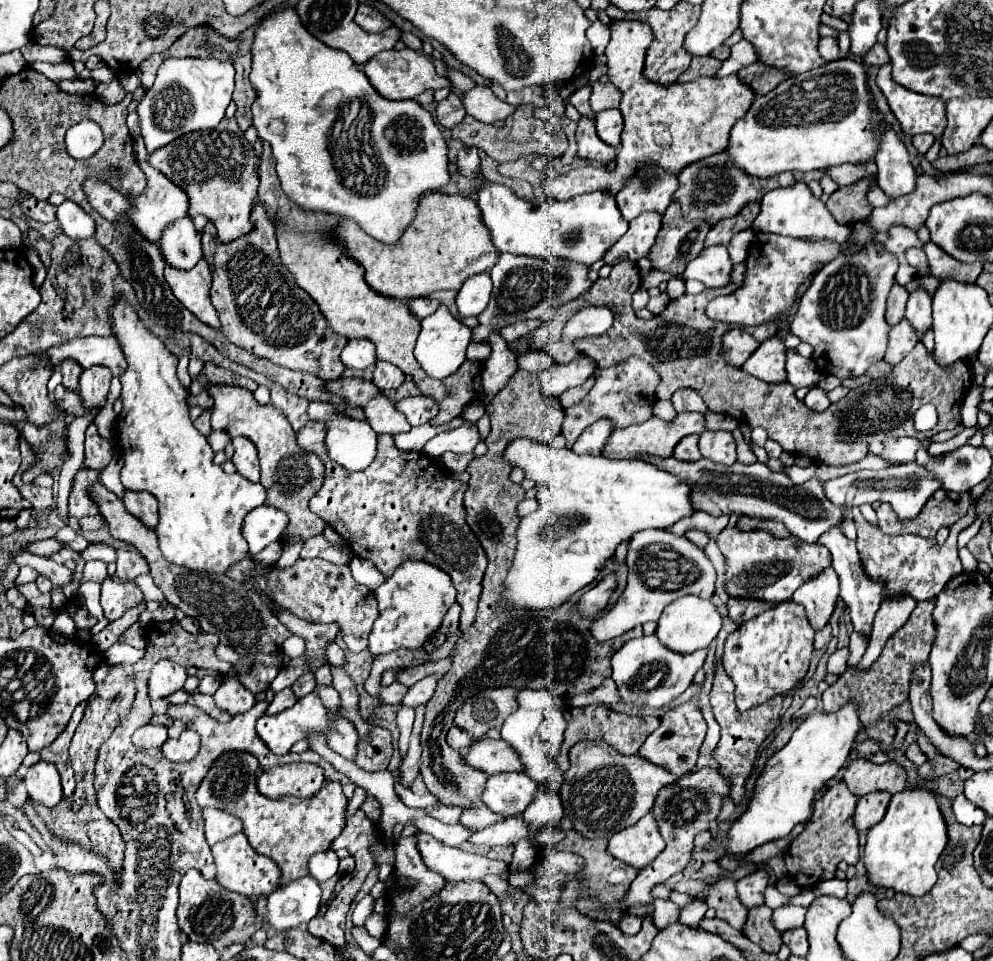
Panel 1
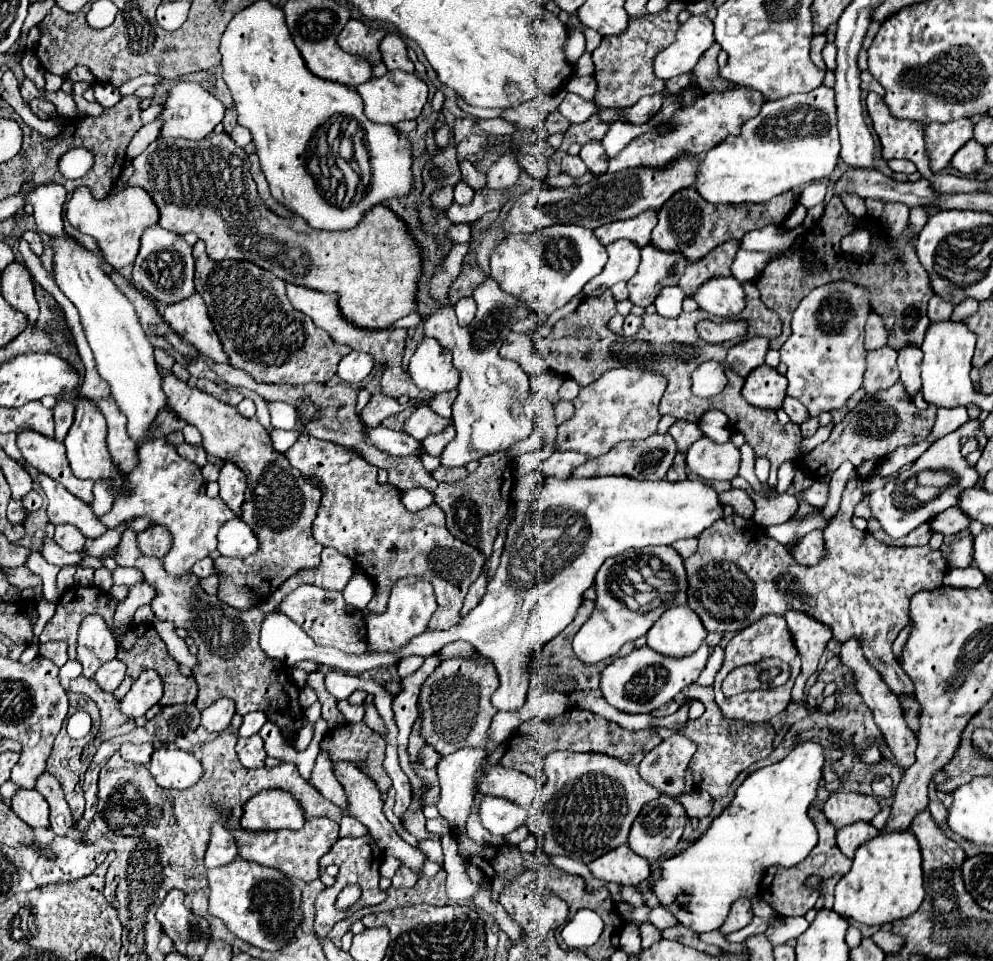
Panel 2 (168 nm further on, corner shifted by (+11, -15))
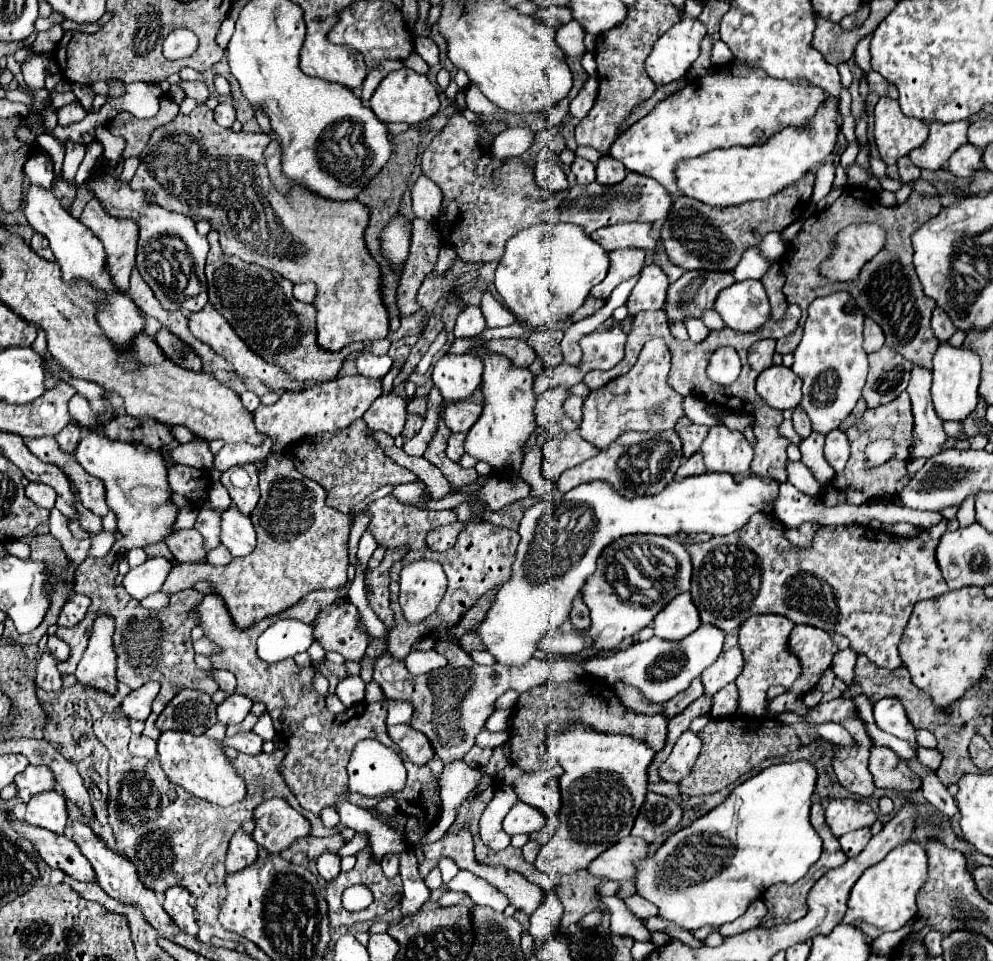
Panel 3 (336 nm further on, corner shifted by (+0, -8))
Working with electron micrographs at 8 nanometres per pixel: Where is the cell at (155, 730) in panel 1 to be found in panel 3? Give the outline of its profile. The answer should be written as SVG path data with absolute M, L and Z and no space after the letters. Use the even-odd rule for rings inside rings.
M144 735L130 739L130 751L136 757L146 757L146 759L156 759L156 755L158 755L156 753L156 741L150 737L144 737Z

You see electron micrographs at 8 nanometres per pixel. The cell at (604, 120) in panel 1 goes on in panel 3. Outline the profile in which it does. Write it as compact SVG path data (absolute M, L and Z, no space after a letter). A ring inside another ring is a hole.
M604 155L600 157L598 165L596 165L596 179L602 183L602 185L614 185L614 183L620 183L626 175L626 169L624 165L620 165L620 161L616 161L614 157L610 155Z

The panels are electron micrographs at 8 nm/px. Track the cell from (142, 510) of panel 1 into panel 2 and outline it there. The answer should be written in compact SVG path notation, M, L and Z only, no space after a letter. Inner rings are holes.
M155 524L155 526L139 532L137 538L139 538L139 548L141 548L141 552L145 552L145 556L163 558L171 550L171 540L173 540L171 532L161 524Z

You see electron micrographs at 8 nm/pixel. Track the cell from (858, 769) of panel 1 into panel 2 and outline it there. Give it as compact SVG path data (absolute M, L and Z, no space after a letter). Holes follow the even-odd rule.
M835 792L829 796L821 812L835 828L843 828L859 820L871 822L873 816L879 812L879 804L873 796L853 794L853 792Z

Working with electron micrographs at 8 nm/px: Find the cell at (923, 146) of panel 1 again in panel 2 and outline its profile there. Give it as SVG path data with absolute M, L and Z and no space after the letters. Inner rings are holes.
M889 160L887 164L889 164L889 168L891 168L893 172L903 172L903 174L913 174L913 172L917 172L915 164L909 162L909 160Z

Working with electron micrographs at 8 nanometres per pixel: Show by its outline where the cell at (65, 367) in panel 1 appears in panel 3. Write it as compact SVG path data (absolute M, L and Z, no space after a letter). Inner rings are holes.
M70 423L70 425L66 425L58 435L56 435L56 441L58 441L58 445L60 445L60 449L62 451L68 451L68 453L72 453L74 449L76 449L76 445L78 445L78 439L80 439L80 425L78 423Z

